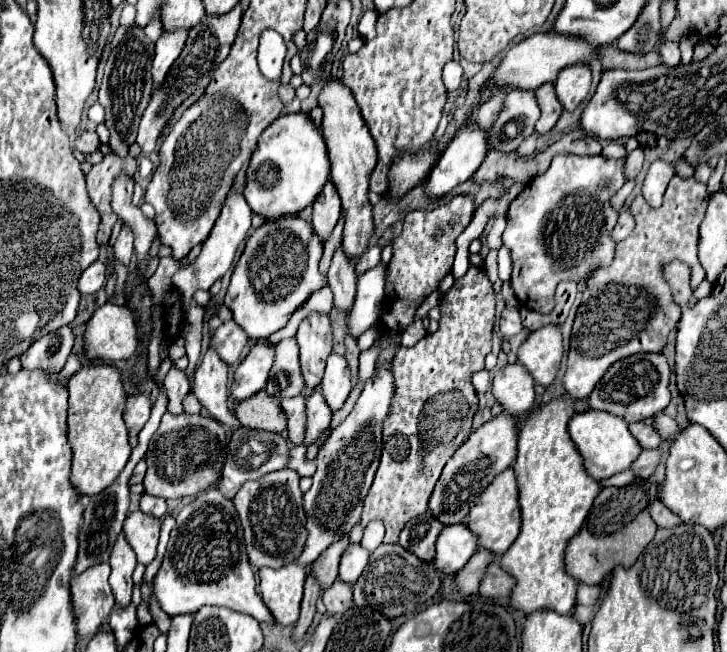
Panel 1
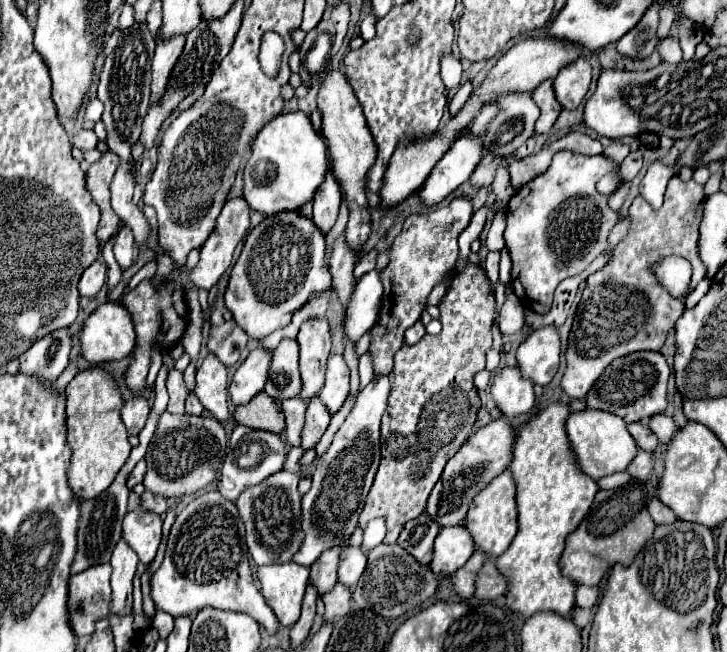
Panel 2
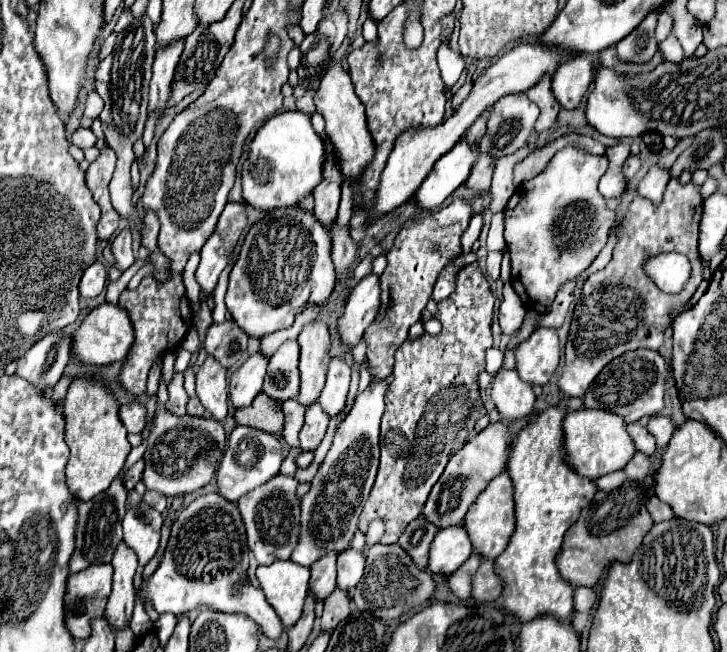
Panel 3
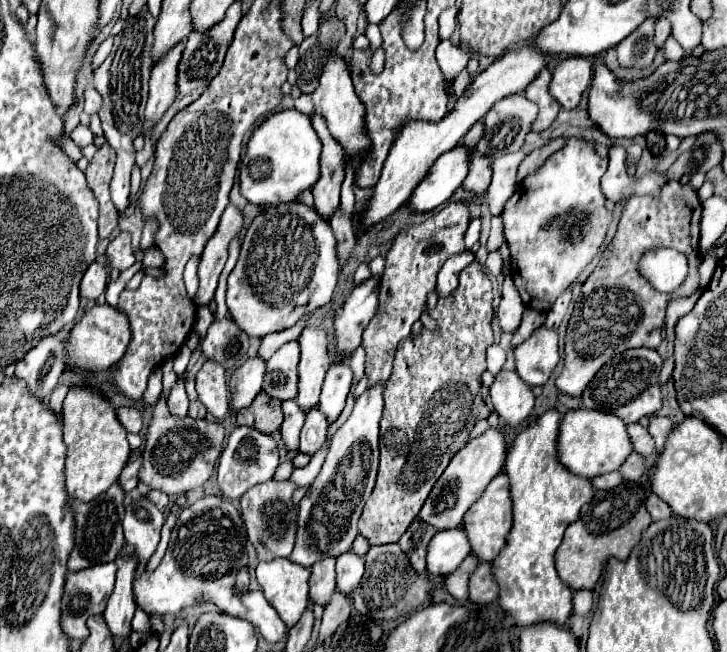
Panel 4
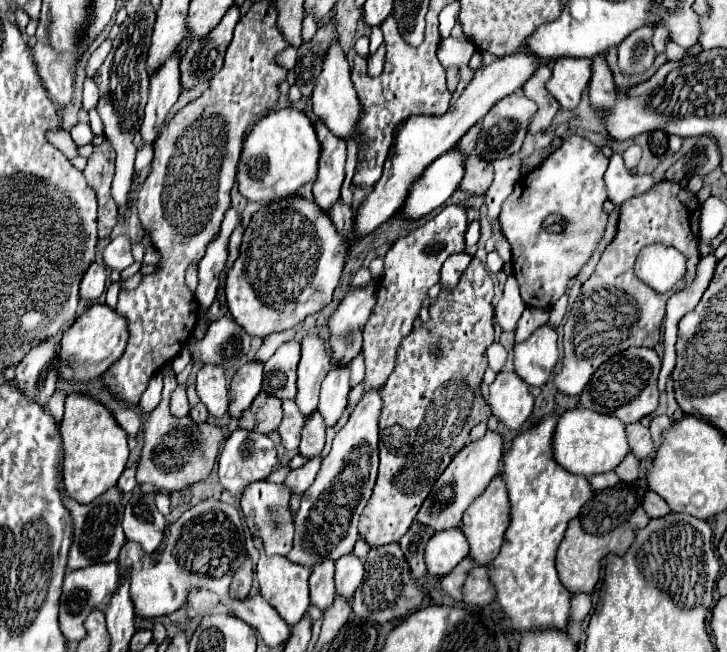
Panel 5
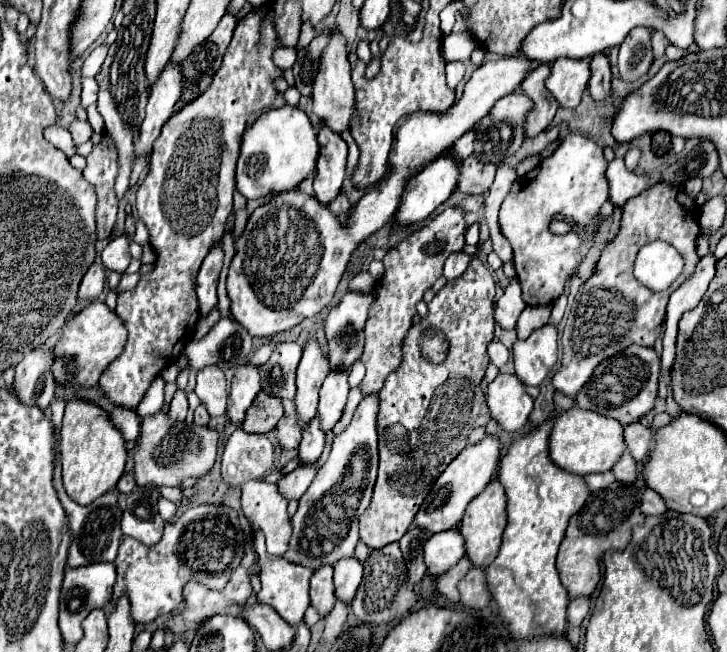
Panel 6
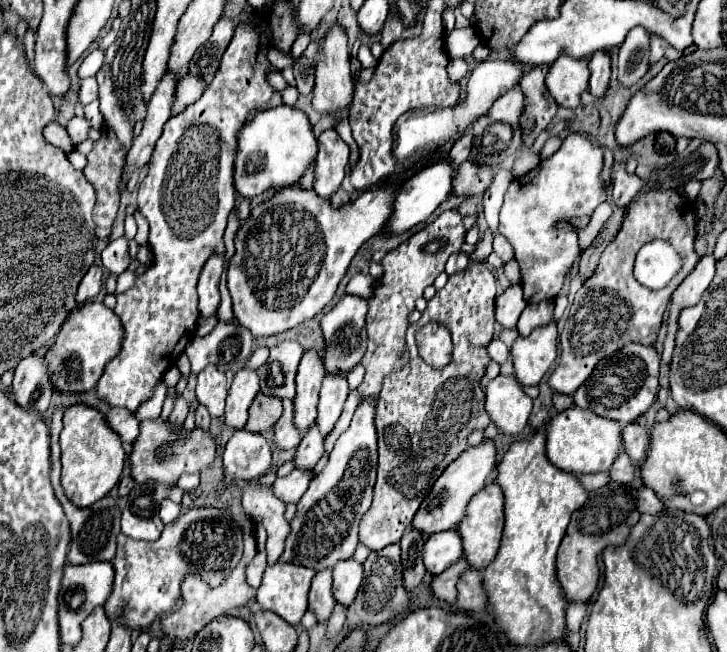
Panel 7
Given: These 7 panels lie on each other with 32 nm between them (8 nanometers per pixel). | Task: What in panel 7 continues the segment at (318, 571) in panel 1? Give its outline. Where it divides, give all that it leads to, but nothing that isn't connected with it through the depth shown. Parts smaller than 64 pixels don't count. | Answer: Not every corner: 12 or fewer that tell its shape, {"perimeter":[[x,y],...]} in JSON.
{"perimeter":[[332,570],[314,576],[308,610],[326,622],[336,606]]}

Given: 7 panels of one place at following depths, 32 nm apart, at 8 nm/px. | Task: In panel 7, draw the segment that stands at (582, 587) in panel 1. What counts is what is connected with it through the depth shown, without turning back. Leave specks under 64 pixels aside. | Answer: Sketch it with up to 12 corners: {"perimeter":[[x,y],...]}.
{"perimeter":[[568,604],[566,628],[578,632],[584,616],[586,604]]}

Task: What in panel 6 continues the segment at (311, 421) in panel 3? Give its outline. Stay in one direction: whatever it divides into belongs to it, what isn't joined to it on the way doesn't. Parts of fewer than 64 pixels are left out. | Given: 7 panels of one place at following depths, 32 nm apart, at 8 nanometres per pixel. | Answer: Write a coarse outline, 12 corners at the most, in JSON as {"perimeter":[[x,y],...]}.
{"perimeter":[[318,416],[302,432],[300,466],[314,464],[324,450]]}

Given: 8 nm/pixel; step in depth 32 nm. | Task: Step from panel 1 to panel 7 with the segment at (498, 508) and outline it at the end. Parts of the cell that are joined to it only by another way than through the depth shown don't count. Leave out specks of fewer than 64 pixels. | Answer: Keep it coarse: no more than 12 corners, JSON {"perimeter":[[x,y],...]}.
{"perimeter":[[496,482],[474,494],[458,534],[464,558],[484,570],[498,554],[504,496]]}

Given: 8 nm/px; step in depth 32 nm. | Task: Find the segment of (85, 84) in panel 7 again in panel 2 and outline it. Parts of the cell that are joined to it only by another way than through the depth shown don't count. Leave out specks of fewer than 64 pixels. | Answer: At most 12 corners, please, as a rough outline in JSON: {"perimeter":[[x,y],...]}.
{"perimeter":[[90,98],[84,118],[98,122],[102,116],[102,102]]}

